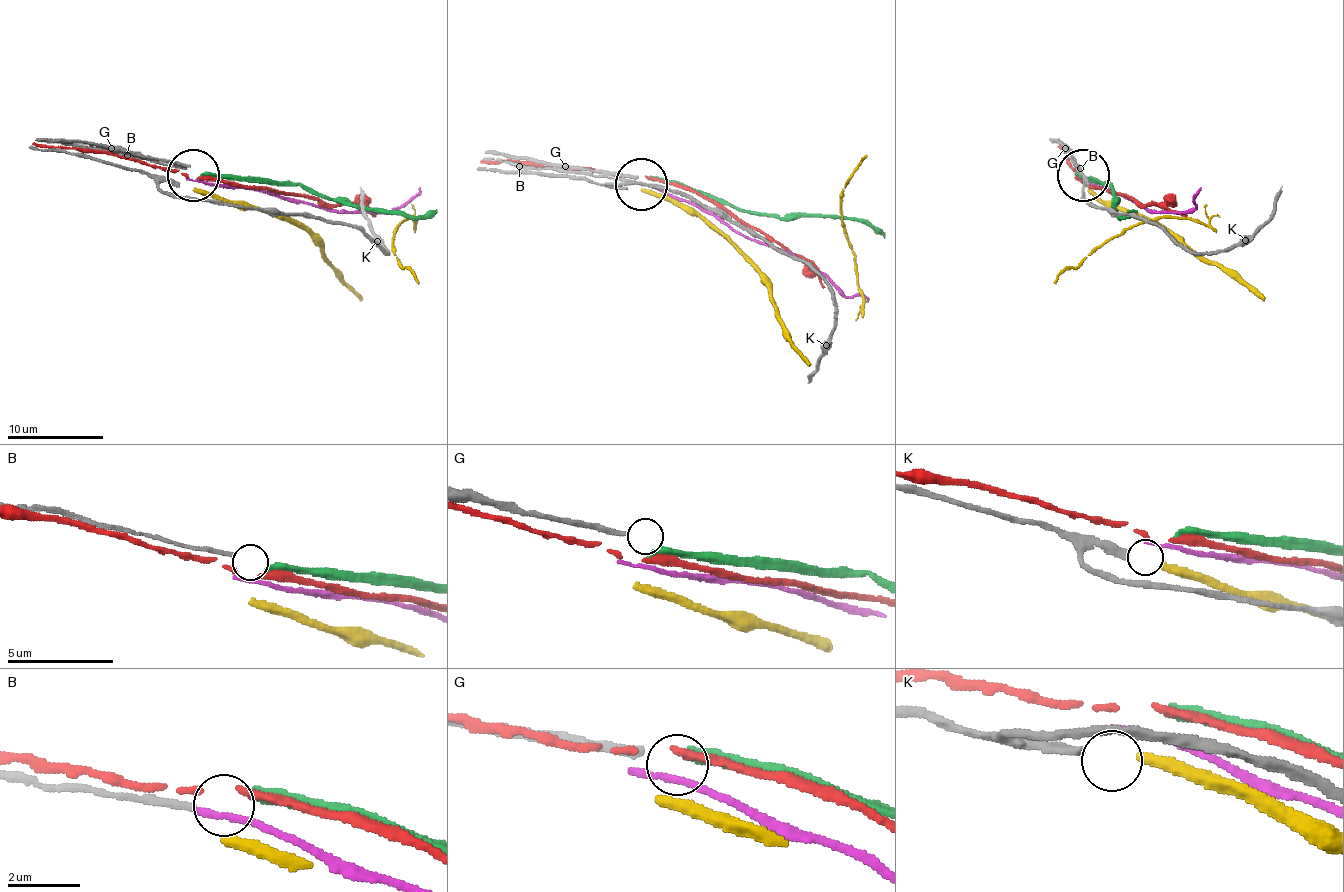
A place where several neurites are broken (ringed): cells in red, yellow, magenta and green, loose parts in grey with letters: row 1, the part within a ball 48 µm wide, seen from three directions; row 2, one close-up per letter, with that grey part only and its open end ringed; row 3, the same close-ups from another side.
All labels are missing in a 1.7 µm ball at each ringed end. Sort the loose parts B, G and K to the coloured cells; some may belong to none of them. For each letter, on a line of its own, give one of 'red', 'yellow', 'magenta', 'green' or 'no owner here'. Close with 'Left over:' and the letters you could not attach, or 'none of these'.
B: no owner here
G: no owner here
K: yellow
Left over: B, G

